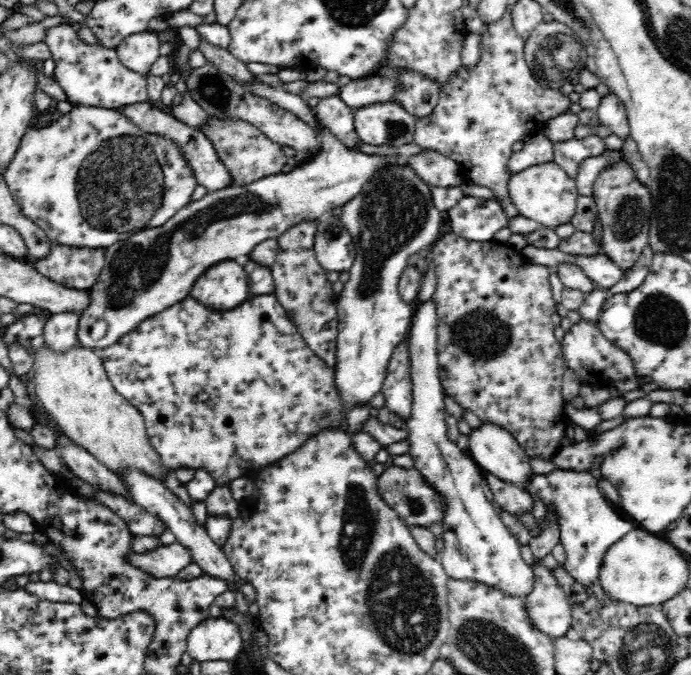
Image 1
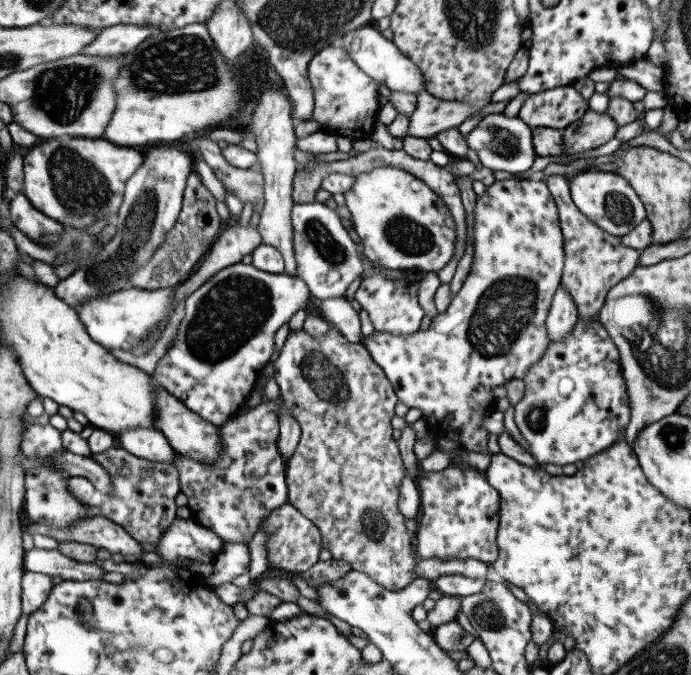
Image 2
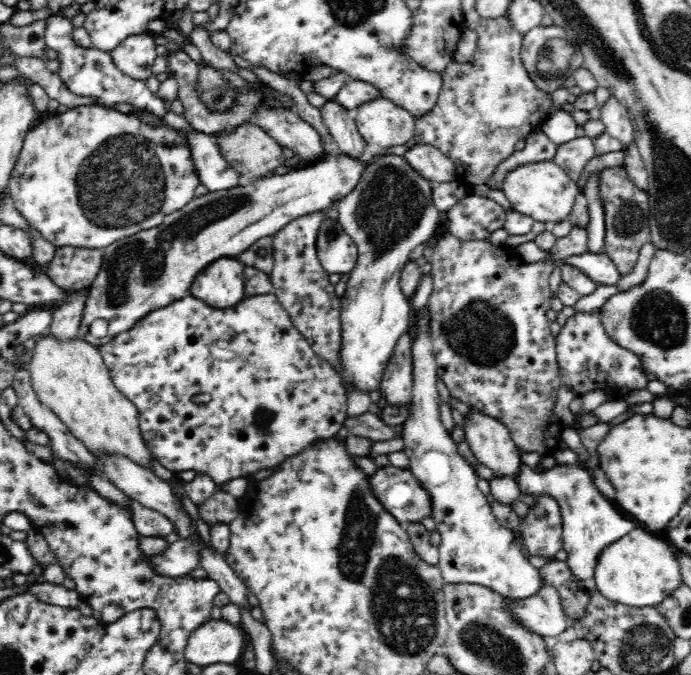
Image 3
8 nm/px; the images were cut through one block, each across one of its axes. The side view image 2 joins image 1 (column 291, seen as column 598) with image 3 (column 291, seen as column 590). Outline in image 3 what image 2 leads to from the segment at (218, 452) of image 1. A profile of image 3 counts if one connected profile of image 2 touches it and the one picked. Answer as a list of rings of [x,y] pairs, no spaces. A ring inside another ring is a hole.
[[[273,292],[246,297],[237,302],[236,306],[227,309],[216,309],[191,294],[184,295],[184,298],[144,315],[144,318],[130,330],[117,334],[116,338],[100,345],[97,349],[103,356],[114,386],[136,405],[142,436],[157,461],[175,473],[182,470],[206,473],[218,487],[232,479],[250,477],[263,468],[275,468],[286,458],[302,452],[306,446],[312,446],[318,440],[334,436],[347,419],[347,394],[340,381],[340,373],[312,350],[310,343],[294,326],[291,316]]]

